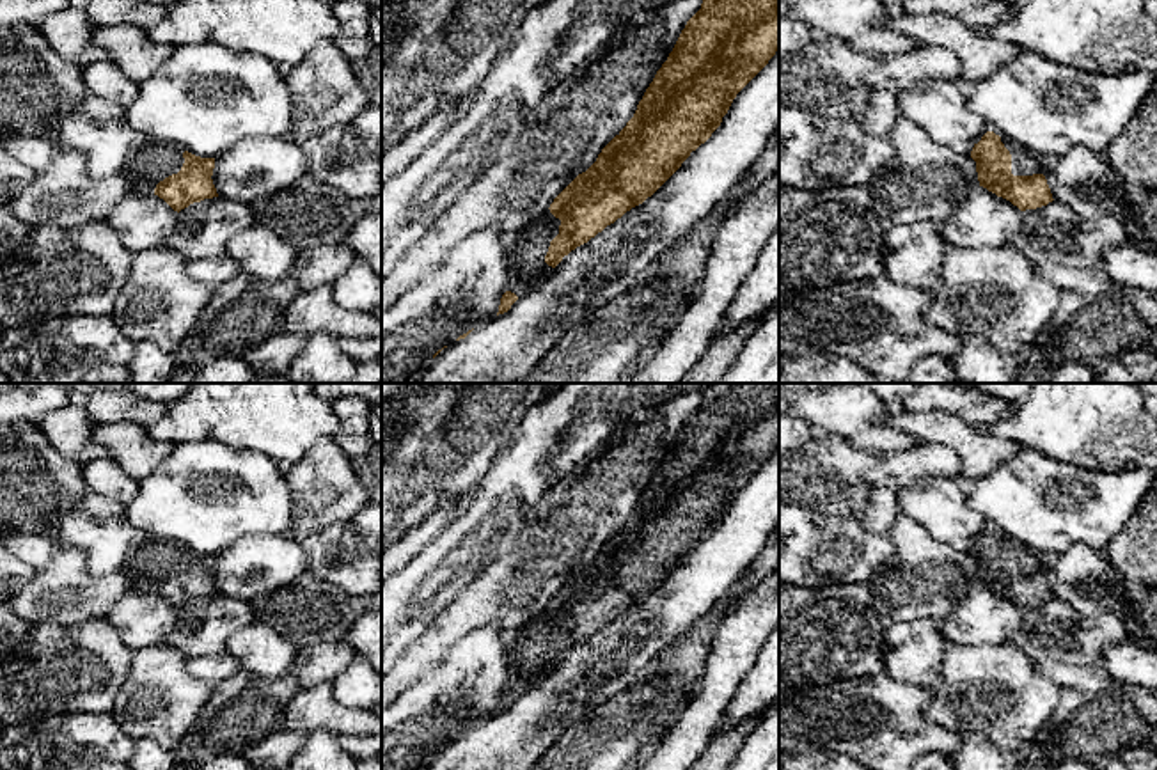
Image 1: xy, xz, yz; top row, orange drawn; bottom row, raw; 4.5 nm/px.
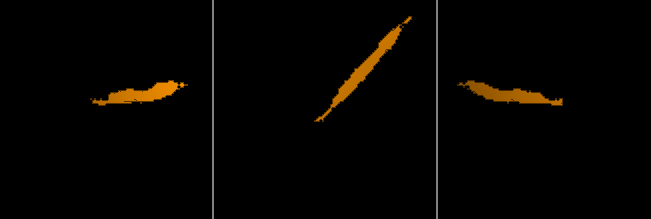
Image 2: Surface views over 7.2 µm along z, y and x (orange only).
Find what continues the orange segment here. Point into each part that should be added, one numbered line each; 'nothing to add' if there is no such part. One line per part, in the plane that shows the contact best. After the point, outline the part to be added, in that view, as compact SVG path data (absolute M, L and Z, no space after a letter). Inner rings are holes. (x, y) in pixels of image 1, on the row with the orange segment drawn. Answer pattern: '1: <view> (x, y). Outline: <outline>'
1: yz (1023, 164). Outline: M1001 137L1001 142L1011 154L1011 174L1013 176L1033 176L1033 174L1047 174L1052 167L1052 160L1043 156L1035 156L1027 153L1019 144Z

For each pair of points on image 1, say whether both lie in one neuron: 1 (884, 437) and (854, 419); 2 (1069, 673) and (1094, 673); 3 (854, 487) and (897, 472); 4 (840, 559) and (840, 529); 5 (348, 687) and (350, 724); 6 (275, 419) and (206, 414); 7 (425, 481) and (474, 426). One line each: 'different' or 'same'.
1: same
2: same
3: different
4: same
5: different
6: same
7: same

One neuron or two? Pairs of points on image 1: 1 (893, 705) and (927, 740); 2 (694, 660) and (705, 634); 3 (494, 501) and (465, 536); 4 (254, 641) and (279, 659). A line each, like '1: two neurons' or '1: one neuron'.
1: one neuron
2: one neuron
3: one neuron
4: one neuron

